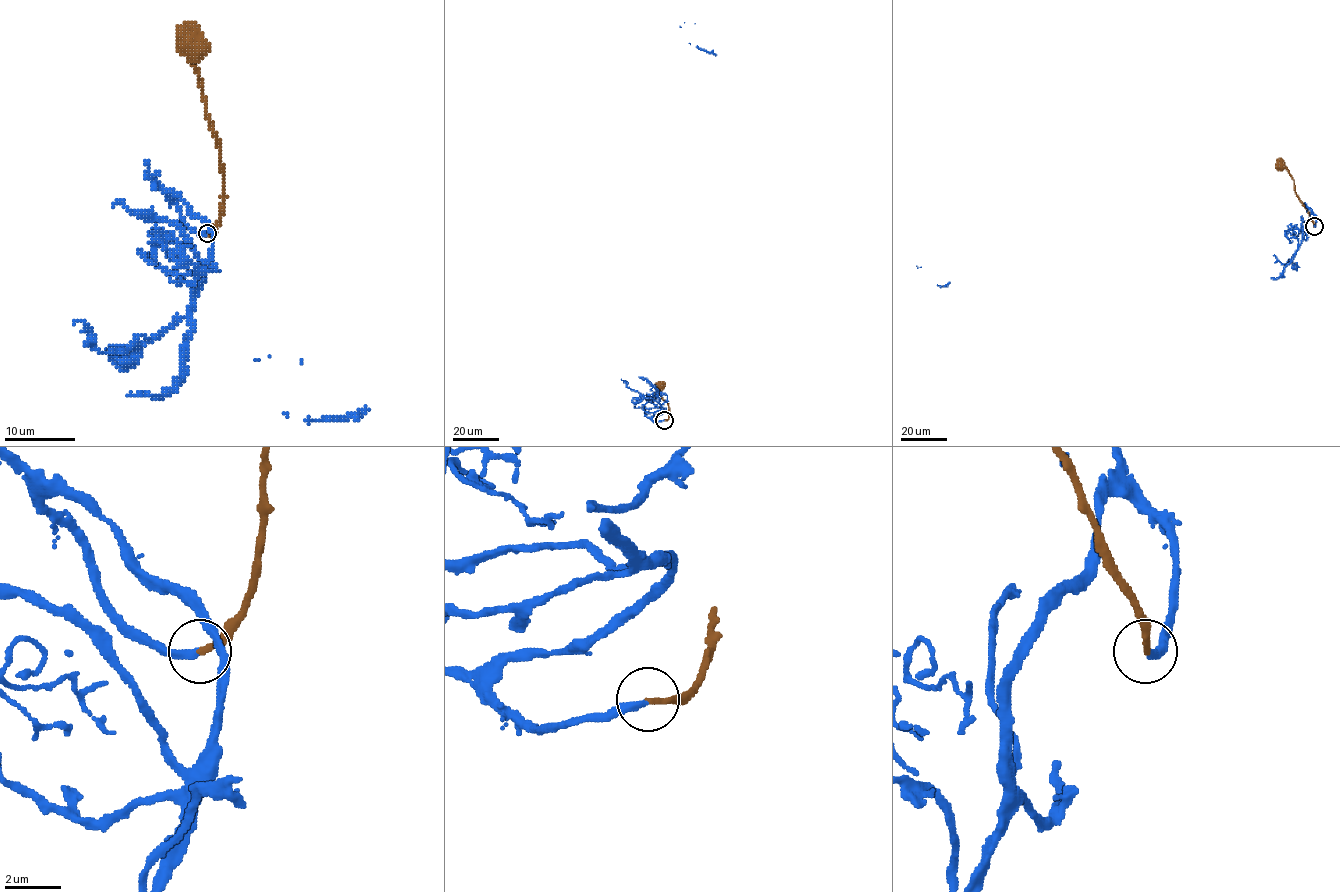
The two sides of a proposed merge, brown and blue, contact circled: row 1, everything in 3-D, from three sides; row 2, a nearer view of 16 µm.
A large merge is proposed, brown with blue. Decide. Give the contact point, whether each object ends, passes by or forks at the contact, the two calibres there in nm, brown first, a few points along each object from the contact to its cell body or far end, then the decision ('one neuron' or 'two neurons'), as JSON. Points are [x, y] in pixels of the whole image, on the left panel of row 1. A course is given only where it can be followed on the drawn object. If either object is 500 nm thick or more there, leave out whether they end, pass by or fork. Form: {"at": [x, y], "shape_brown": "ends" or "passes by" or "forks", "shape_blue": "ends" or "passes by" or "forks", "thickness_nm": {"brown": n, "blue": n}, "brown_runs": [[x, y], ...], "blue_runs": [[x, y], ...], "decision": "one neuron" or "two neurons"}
{"at": [207, 233], "shape_brown": "ends", "shape_blue": "ends", "thickness_nm": {"brown": 220, "blue": 280}, "brown_runs": [[206, 233], [221, 215], [222, 169], [194, 62], [199, 39], [192, 39]], "blue_runs": [[206, 233], [171, 194], [210, 229], [212, 263], [185, 375], [164, 395], [135, 396], [302, 361]], "decision": "one neuron"}

